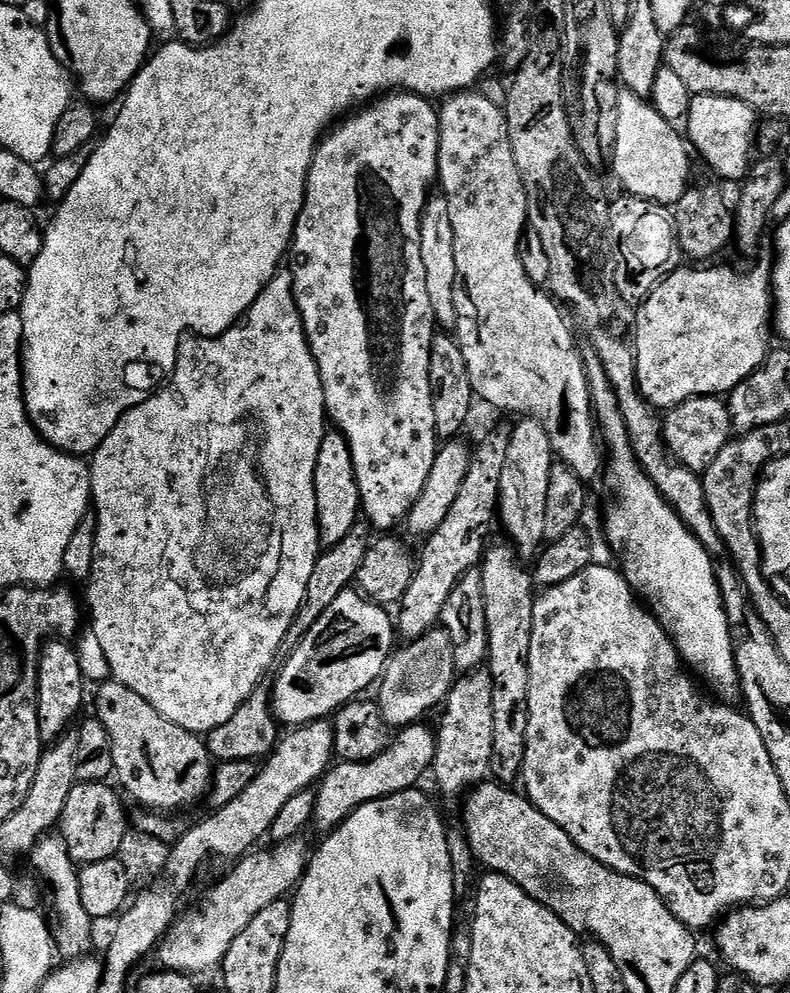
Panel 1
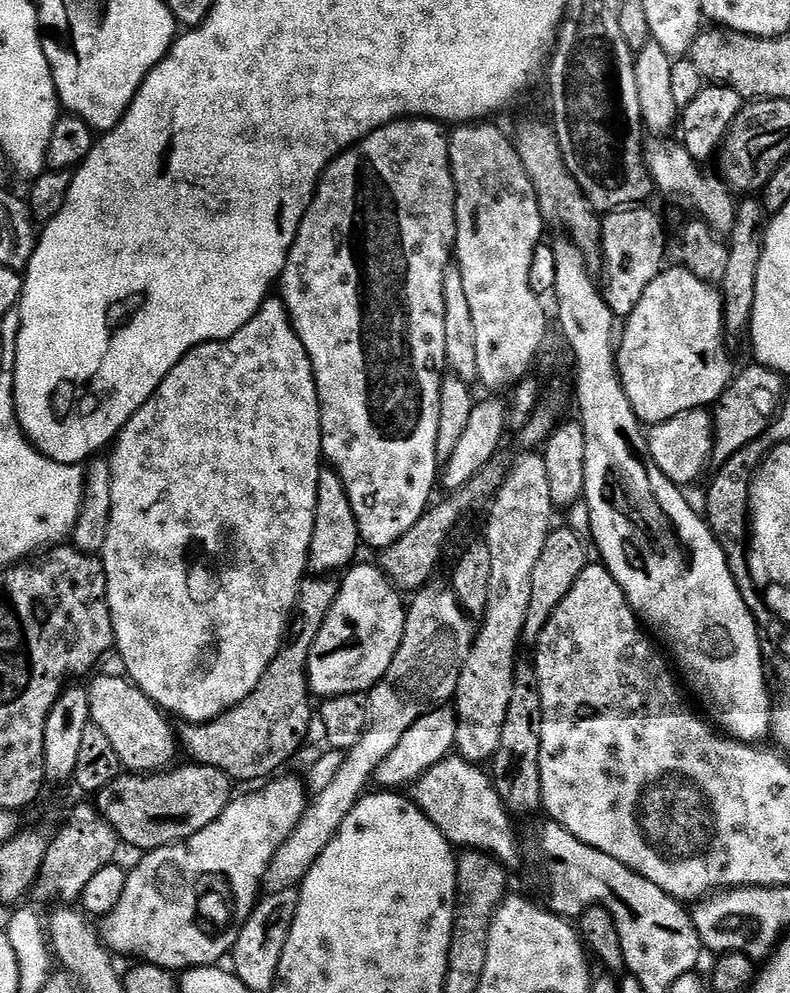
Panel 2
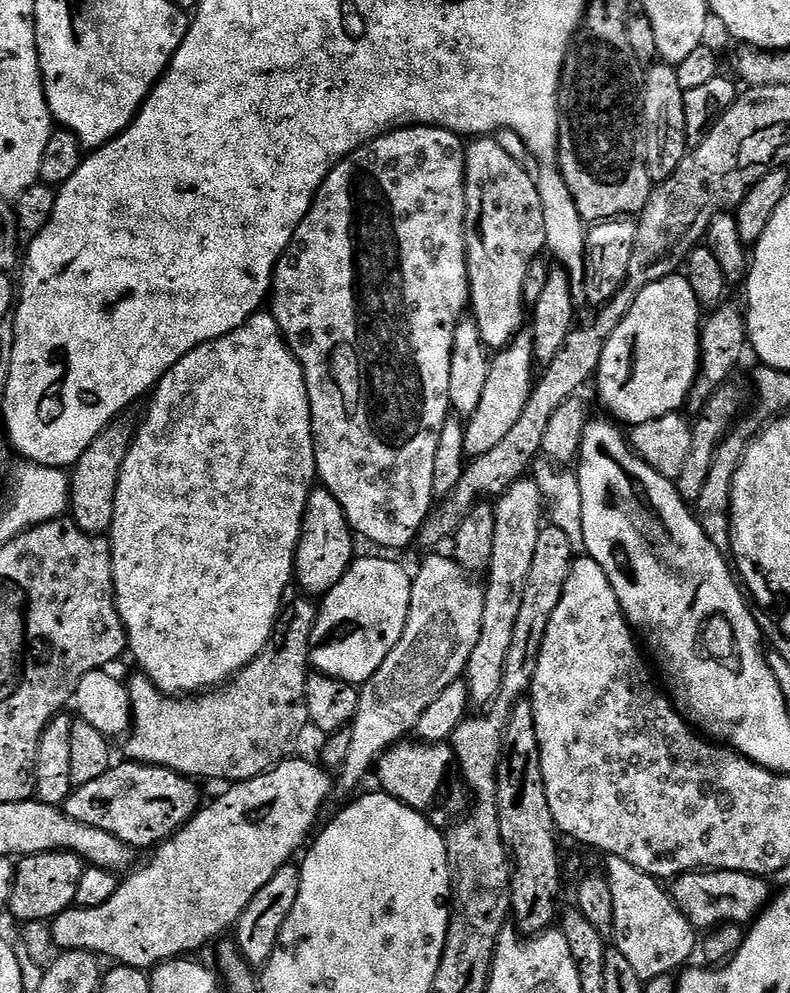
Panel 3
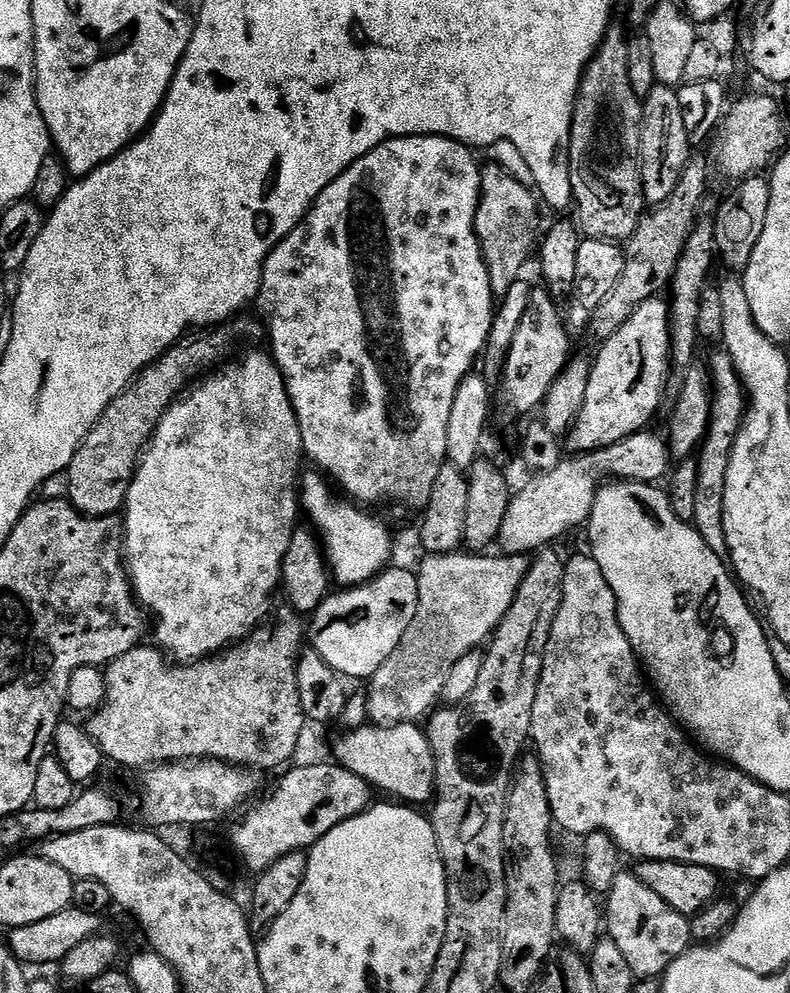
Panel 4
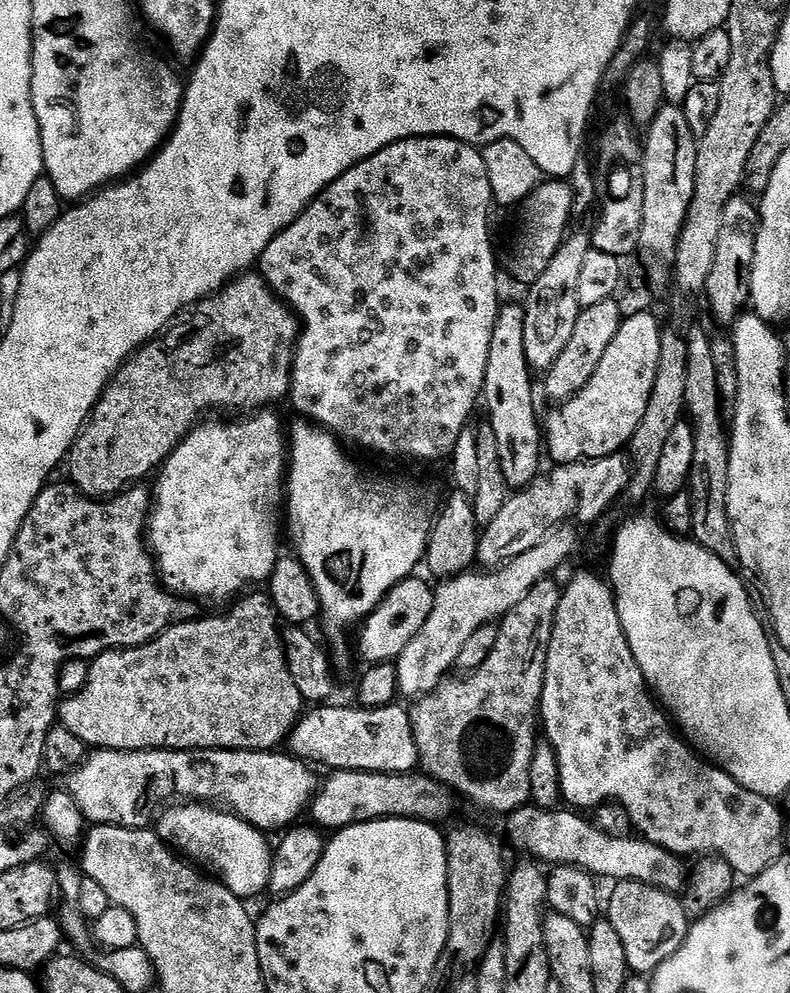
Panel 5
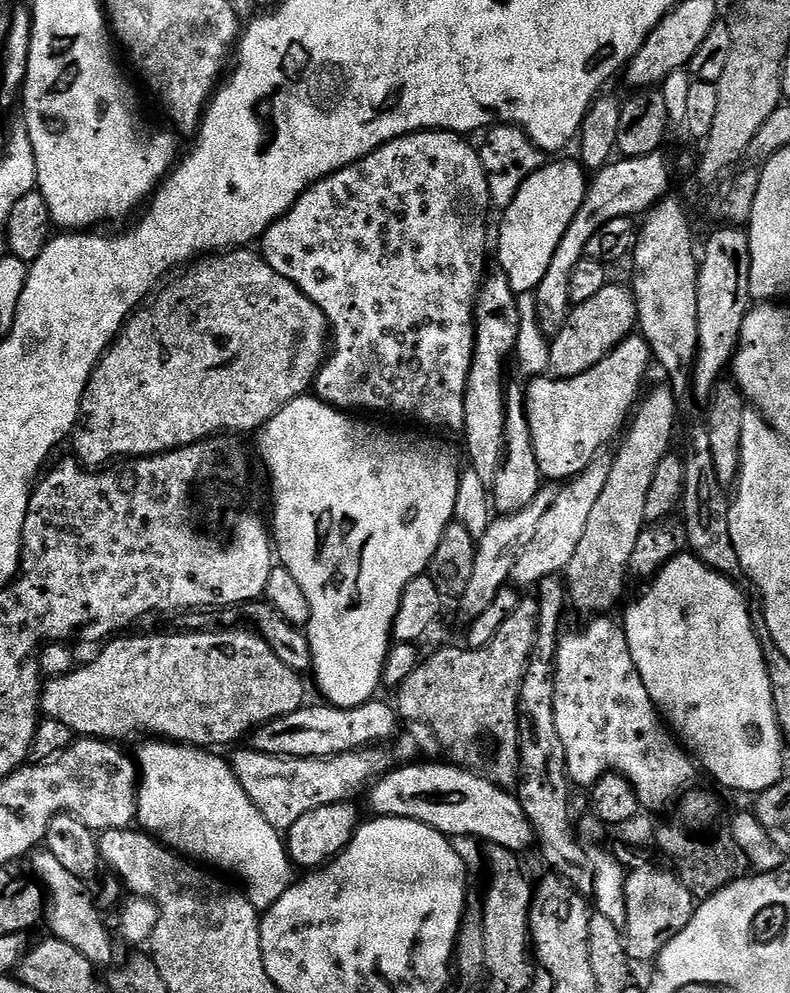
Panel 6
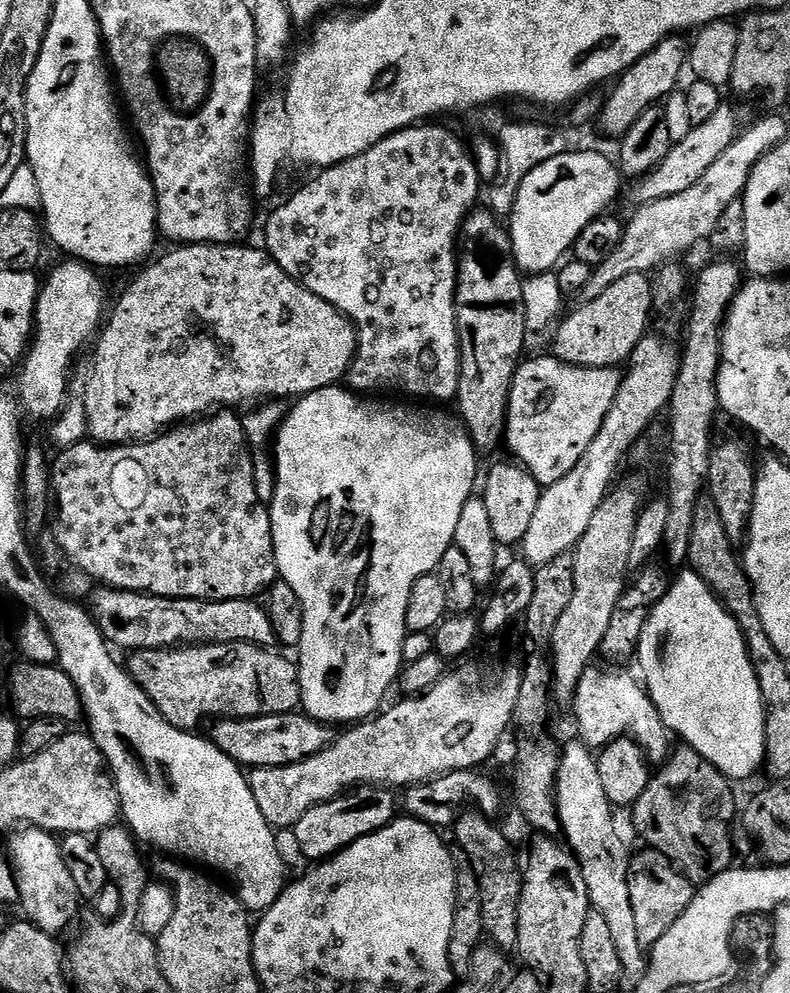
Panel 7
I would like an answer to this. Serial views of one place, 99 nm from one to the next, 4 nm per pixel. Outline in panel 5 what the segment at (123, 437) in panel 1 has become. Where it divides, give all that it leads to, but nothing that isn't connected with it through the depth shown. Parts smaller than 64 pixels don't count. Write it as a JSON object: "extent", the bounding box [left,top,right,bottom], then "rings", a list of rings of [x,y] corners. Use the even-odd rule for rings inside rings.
{"extent":[146,410,290,602],"rings":[[[257,410],[243,418],[224,419],[228,421],[212,420],[216,418],[205,419],[189,432],[188,437],[169,454],[168,459],[159,469],[158,475],[155,477],[157,480],[156,488],[154,487],[152,510],[148,513],[146,543],[156,561],[157,573],[169,592],[197,602],[228,599],[231,601],[233,598],[239,597],[245,590],[263,585],[272,576],[274,566],[282,555],[280,532],[282,536],[282,509],[286,504],[286,461],[290,456],[290,448],[286,443],[286,424],[284,428],[283,422],[272,412],[275,411]]]}

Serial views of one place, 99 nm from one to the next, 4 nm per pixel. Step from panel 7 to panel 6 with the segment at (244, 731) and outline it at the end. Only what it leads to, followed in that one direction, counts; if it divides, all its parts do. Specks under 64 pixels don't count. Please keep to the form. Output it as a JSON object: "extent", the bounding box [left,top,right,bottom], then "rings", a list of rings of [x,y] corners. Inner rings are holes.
{"extent":[250,698,398,758],"rings":[[[373,698],[357,708],[334,708],[320,702],[317,708],[305,706],[294,714],[274,718],[251,733],[250,741],[252,740],[251,747],[262,754],[322,758],[383,745],[388,742],[384,740],[391,741],[397,735],[396,724],[398,725],[398,713],[395,707],[391,703],[383,704],[380,698]]]}

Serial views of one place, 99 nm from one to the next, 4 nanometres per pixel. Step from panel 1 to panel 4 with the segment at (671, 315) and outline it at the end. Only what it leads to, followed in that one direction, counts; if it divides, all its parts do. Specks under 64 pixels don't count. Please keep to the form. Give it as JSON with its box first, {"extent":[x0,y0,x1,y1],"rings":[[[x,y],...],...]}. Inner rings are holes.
{"extent":[566,298,672,453],"rings":[[[664,298],[642,302],[642,306],[630,314],[630,322],[599,345],[590,386],[586,386],[586,402],[582,402],[582,410],[566,437],[566,444],[576,451],[573,453],[596,452],[651,425],[648,423],[660,408],[664,383],[670,373],[672,343],[668,333],[668,306],[669,301]]]}

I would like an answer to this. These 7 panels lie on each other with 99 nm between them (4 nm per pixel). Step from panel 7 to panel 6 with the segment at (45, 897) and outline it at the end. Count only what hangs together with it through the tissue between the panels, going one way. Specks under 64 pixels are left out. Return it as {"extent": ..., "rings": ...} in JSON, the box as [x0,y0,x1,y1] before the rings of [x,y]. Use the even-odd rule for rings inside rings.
{"extent":[31,850,116,966],"rings":[[[46,850],[37,851],[31,860],[32,868],[36,871],[35,879],[46,889],[46,925],[52,931],[49,933],[55,939],[74,946],[78,954],[86,954],[91,964],[103,966],[110,963],[116,948],[112,945],[112,936],[107,926],[100,921],[102,912],[96,907],[93,893],[84,889],[87,888],[85,881],[74,878],[74,874],[69,874],[58,863],[58,858]]]}

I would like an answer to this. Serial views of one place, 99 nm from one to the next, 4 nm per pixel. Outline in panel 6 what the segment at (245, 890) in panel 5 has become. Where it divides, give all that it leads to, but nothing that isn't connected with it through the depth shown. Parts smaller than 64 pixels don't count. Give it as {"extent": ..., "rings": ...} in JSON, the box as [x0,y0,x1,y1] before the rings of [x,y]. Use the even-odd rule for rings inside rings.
{"extent":[134,738,294,910],"rings":[[[159,738],[149,739],[147,742],[141,743],[137,752],[134,752],[134,760],[138,765],[138,791],[136,794],[136,820],[139,827],[147,832],[150,836],[155,836],[165,848],[171,848],[173,852],[187,858],[192,862],[199,862],[201,865],[209,866],[213,864],[216,868],[221,868],[224,872],[229,872],[232,876],[237,876],[240,880],[248,883],[246,887],[246,895],[248,901],[252,903],[258,910],[267,910],[274,906],[274,902],[278,902],[278,898],[282,898],[282,894],[286,894],[286,890],[292,887],[294,883],[294,865],[288,858],[288,850],[286,840],[283,835],[274,826],[270,826],[270,822],[266,822],[266,818],[262,818],[262,814],[258,810],[258,806],[254,806],[254,802],[250,802],[250,798],[246,794],[246,790],[242,790],[242,786],[238,782],[236,775],[232,773],[232,767],[227,759],[224,760],[220,754],[213,754],[208,750],[191,747],[187,744],[173,744],[167,740]]]}

